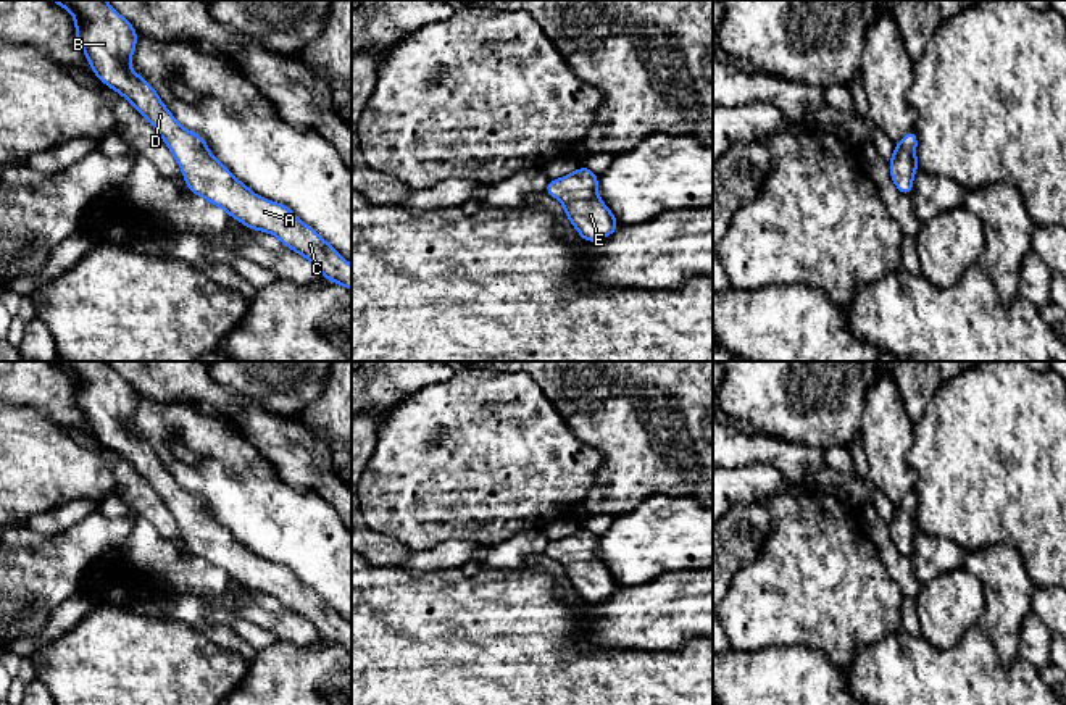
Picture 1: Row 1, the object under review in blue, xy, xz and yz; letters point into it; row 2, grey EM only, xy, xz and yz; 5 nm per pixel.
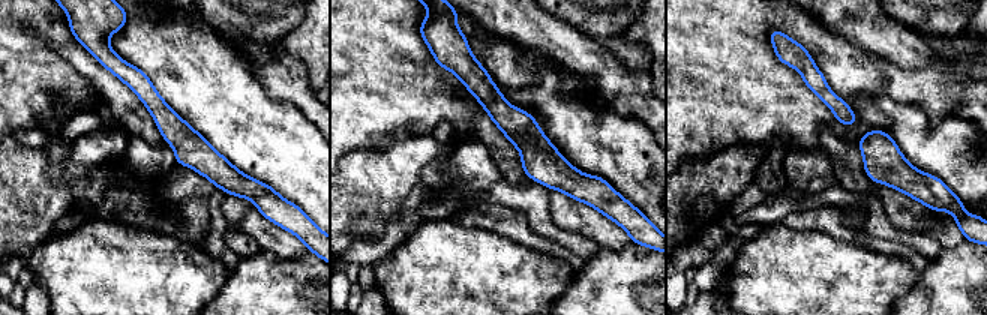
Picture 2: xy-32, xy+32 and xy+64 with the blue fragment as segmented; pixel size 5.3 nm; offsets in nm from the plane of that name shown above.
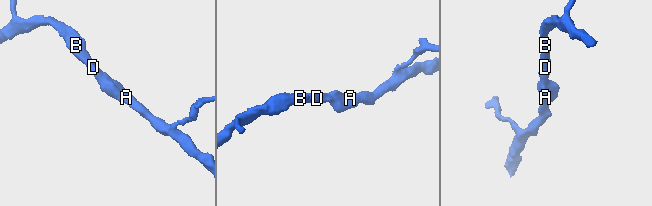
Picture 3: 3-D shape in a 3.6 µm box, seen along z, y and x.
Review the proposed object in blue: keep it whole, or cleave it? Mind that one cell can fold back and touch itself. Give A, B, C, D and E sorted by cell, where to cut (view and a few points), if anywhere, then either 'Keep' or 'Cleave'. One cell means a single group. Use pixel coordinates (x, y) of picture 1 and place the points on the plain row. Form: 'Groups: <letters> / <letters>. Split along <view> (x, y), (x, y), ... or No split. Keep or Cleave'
Groups: A B C D E. No split. Keep

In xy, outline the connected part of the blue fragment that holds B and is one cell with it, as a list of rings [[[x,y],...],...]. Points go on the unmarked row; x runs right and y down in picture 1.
[[[52,361],[69,371],[77,405],[92,432],[142,474],[174,516],[192,555],[227,573],[244,587],[276,597],[285,608],[308,619],[323,639],[352,652],[352,626],[290,569],[261,560],[235,540],[208,511],[206,503],[182,489],[158,460],[156,452],[129,424],[137,392],[105,361]]]

